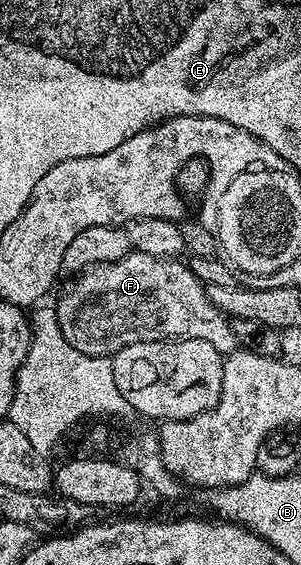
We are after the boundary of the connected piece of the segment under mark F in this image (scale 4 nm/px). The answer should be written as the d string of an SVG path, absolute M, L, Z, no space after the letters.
M134 250L115 262L101 262L83 270L66 286L66 291L56 301L60 332L64 332L64 340L72 344L78 352L88 356L113 356L120 348L128 348L128 344L141 342L179 342L180 340L208 340L212 348L222 355L232 354L239 349L238 337L232 332L230 318L212 304L206 295L206 286L178 258L161 258L148 256L144 252Z

